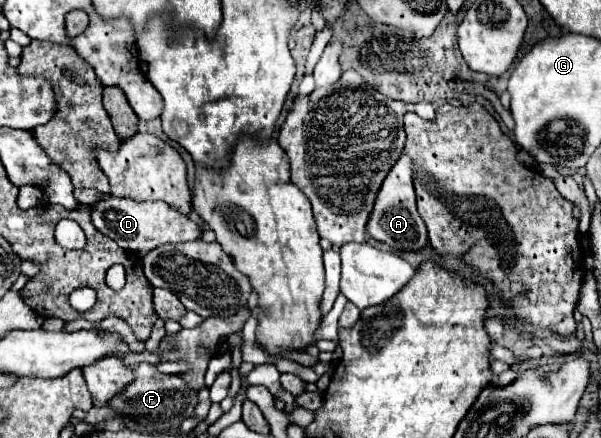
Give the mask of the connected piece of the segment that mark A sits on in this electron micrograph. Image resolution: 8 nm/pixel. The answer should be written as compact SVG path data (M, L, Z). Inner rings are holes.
M403 155L393 169L389 171L389 175L385 177L381 191L377 195L375 207L373 207L373 215L369 219L369 227L367 233L377 239L383 245L389 245L393 249L399 251L419 251L427 245L427 227L423 223L423 219L417 213L415 207L415 189L413 189L413 161Z

